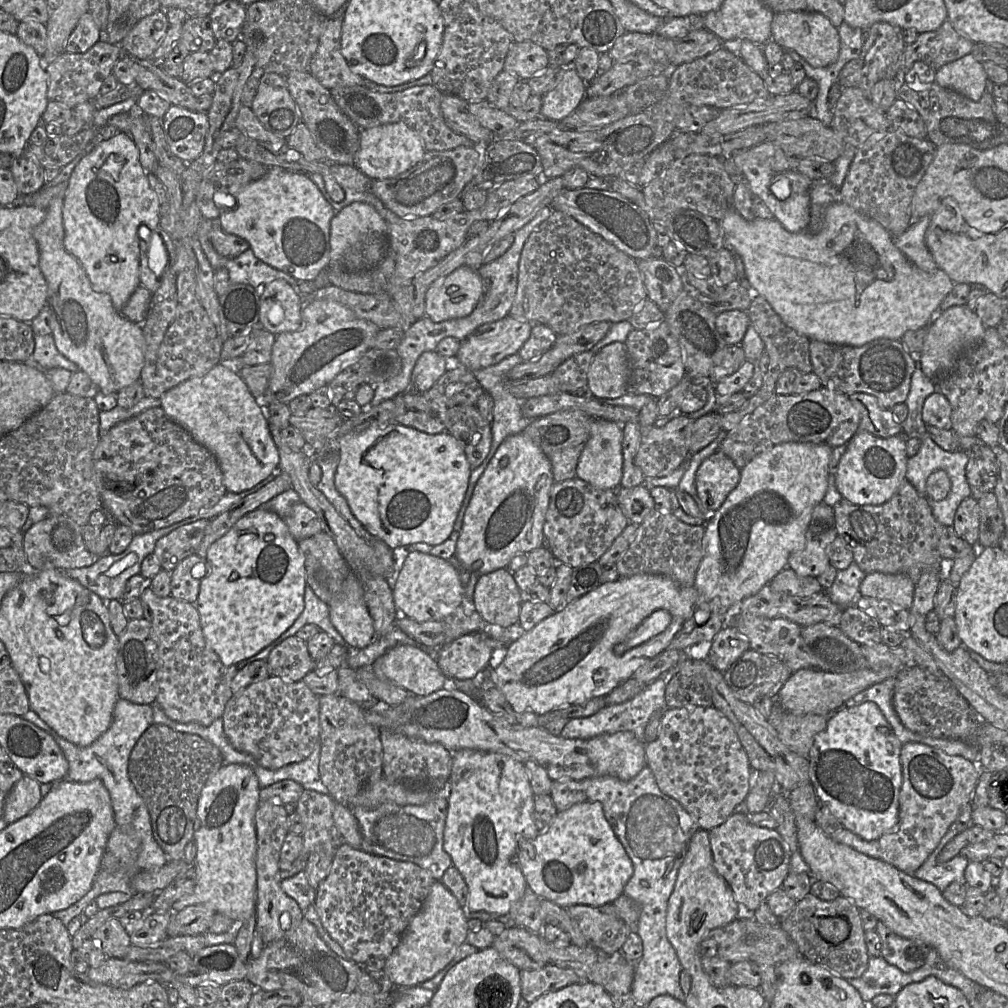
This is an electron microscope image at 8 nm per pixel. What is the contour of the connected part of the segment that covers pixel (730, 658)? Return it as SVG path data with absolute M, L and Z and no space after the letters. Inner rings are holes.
M727 624L711 641L707 660L719 671L725 672L748 649L748 638L733 624Z

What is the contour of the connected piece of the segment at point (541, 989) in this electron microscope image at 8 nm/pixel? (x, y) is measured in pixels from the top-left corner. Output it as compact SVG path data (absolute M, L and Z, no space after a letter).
M546 965L534 970L521 970L521 997L528 1003L532 1003L544 994L558 991L571 984L581 983L584 980L572 969L554 965Z

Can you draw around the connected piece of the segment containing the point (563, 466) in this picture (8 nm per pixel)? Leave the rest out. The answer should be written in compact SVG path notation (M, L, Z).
M563 410L536 418L521 432L530 438L547 456L551 463L555 482L576 477L580 454L590 437L593 419L579 410Z

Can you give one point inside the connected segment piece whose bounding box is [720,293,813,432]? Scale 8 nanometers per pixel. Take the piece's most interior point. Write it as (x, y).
(786, 348)

